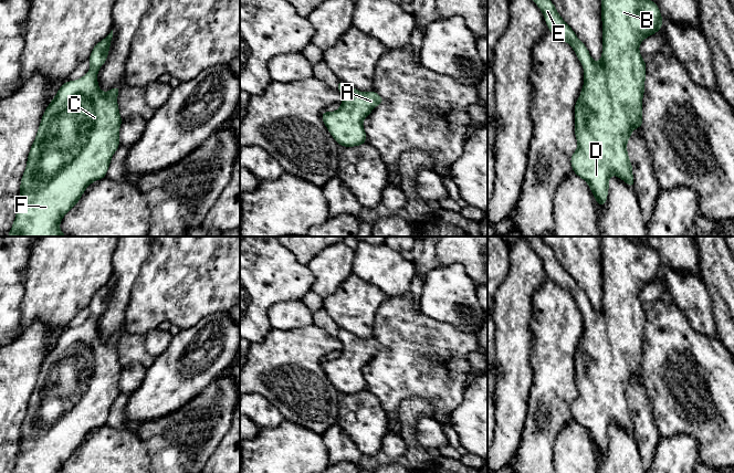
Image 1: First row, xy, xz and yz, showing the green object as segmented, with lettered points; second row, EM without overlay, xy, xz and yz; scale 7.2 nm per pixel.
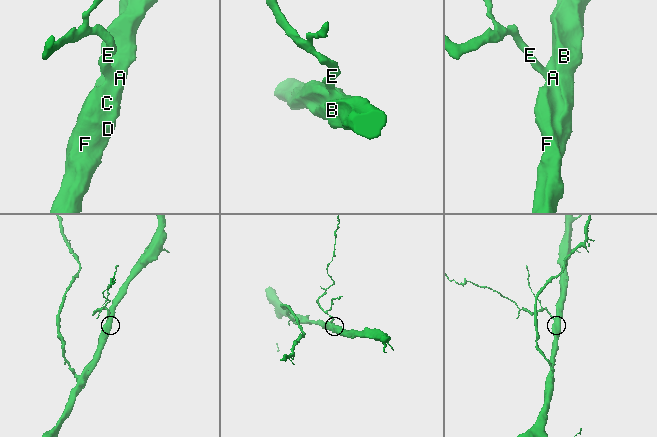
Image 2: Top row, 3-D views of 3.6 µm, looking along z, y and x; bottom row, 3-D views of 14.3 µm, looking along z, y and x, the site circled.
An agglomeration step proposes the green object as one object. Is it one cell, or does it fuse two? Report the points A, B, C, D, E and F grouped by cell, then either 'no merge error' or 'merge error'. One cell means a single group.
A B C D E F; no merge error

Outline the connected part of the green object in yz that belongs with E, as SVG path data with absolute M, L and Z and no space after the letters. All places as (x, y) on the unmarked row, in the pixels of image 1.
M541 236L521 238L525 239L541 256L548 278L573 295L584 315L584 333L574 358L578 393L570 404L570 412L573 419L588 431L597 453L602 454L607 449L609 425L612 422L618 423L629 434L635 434L627 390L632 378L642 375L647 312L639 299L639 293L646 285L661 277L663 267L660 256L646 243L636 243L626 236L602 236L602 301L600 308L595 309L586 293Z

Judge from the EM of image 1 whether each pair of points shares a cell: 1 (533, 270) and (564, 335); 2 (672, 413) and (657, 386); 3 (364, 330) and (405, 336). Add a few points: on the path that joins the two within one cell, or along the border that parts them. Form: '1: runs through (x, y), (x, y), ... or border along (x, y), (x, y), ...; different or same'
1: border along (548, 279), (534, 294), (534, 313); different
2: runs through (672, 407), (672, 401), (663, 392); same
3: border along (380, 306), (376, 316), (373, 336); different

